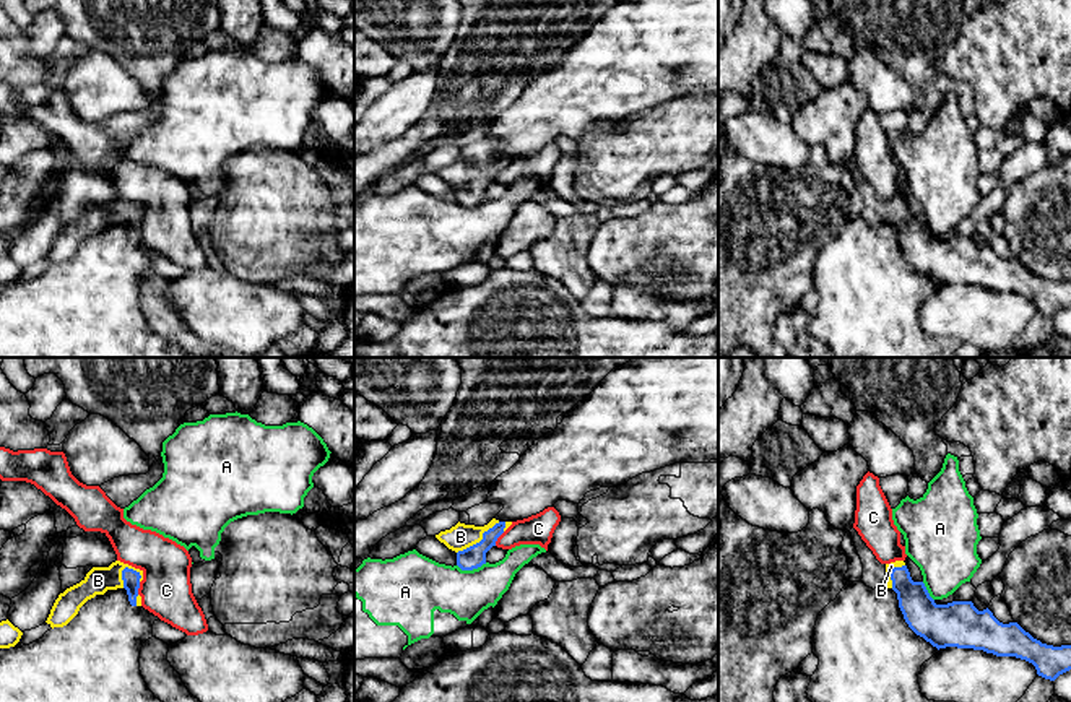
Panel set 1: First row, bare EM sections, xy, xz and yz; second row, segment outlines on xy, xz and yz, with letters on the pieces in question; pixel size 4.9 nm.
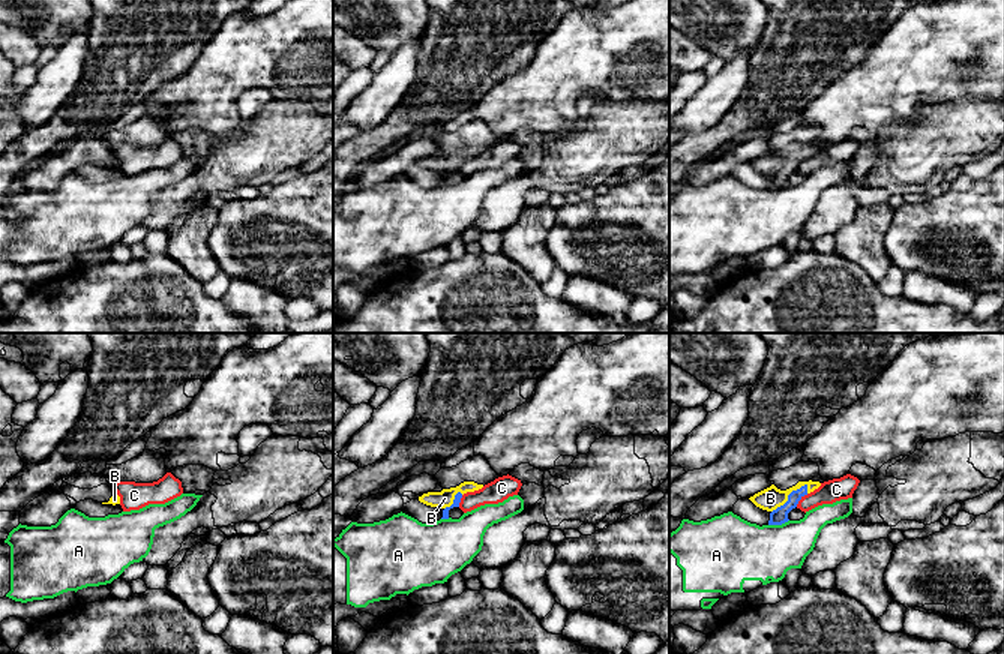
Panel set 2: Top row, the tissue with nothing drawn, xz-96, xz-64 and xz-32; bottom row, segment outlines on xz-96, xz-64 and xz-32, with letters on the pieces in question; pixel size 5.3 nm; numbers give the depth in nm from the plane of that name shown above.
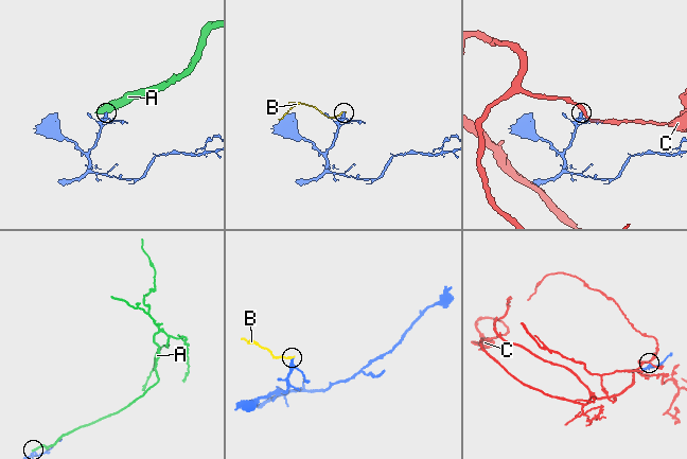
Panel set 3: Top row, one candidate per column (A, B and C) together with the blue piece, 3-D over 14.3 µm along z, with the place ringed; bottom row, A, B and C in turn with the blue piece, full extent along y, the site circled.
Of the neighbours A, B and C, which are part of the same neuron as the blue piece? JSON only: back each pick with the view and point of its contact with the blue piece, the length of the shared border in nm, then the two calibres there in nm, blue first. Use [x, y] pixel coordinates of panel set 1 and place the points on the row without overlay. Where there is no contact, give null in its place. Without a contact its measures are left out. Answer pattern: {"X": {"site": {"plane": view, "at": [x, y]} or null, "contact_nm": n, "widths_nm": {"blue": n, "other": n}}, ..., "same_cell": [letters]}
{"B": {"site": {"plane": "xz", "at": [481, 176]}, "contact_nm": 260, "widths_nm": {"blue": 110, "other": 130}}, "same_cell": ["B"]}

